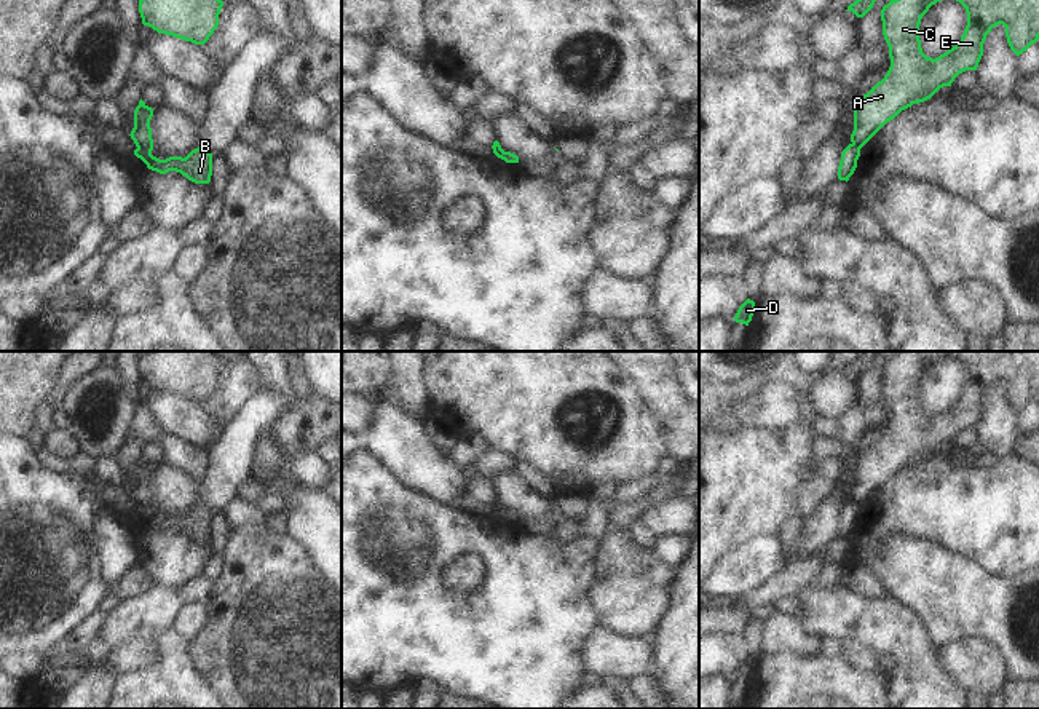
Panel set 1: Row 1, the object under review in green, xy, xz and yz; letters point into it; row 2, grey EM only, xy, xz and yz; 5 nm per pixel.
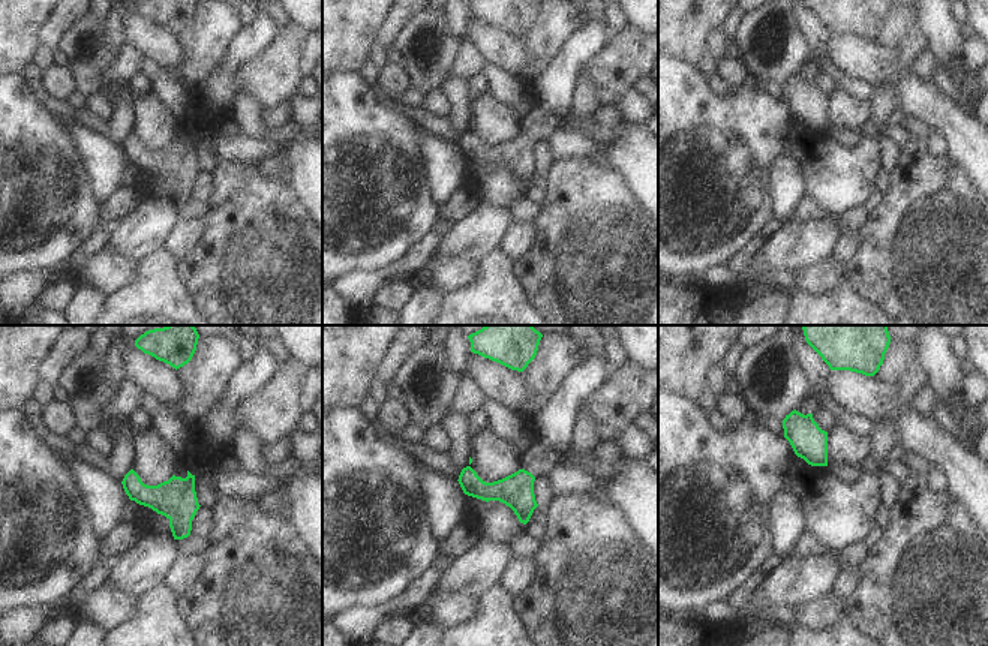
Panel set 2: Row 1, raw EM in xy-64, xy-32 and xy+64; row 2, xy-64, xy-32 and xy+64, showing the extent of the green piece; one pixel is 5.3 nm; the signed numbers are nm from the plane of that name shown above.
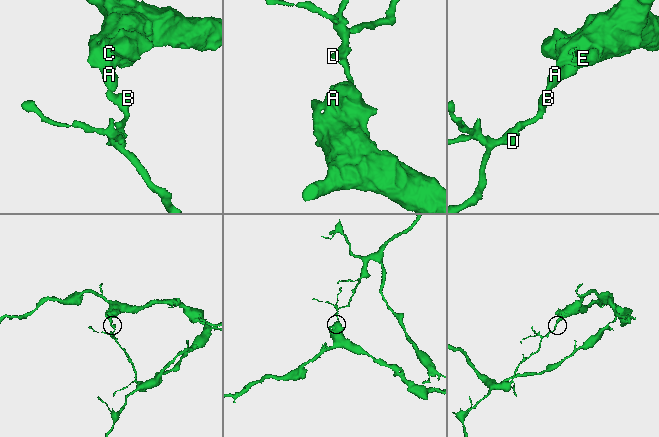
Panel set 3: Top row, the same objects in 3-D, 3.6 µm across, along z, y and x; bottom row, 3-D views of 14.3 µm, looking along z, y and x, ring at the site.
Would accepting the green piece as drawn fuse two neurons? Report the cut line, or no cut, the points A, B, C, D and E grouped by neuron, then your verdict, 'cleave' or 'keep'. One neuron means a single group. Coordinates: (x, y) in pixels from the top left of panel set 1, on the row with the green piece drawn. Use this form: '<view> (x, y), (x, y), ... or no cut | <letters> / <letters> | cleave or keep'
xy (138, 146), (150, 150) | A C E / B D | cleave

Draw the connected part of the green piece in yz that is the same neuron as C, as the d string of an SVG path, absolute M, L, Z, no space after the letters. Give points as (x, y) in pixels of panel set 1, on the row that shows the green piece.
M891 0L881 10L883 35L889 46L891 67L884 78L854 105L854 131L851 142L862 149L887 121L913 104L930 99L940 88L951 86L966 70L977 70L983 56L983 43L993 27L1002 24L1010 50L1020 56L1039 40L1039 0L956 0L967 13L967 26L961 42L932 59L922 53L919 24L932 5L942 0Z

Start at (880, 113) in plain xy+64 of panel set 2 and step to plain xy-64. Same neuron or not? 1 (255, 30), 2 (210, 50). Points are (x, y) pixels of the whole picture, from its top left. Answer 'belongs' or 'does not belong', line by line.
1: belongs
2: does not belong

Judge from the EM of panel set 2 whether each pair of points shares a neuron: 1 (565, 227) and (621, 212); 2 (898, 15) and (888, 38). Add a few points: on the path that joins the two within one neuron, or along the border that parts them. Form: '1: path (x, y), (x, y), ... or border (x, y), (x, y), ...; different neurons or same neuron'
1: path (579, 227), (607, 225); same neuron
2: path (898, 21), (894, 32); same neuron

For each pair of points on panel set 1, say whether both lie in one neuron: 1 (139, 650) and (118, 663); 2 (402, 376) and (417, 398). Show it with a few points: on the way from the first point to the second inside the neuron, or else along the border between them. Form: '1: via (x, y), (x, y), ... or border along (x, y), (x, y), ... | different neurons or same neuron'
1: via (134, 655), (123, 658) | same neuron
2: via (407, 380), (412, 393) | same neuron

